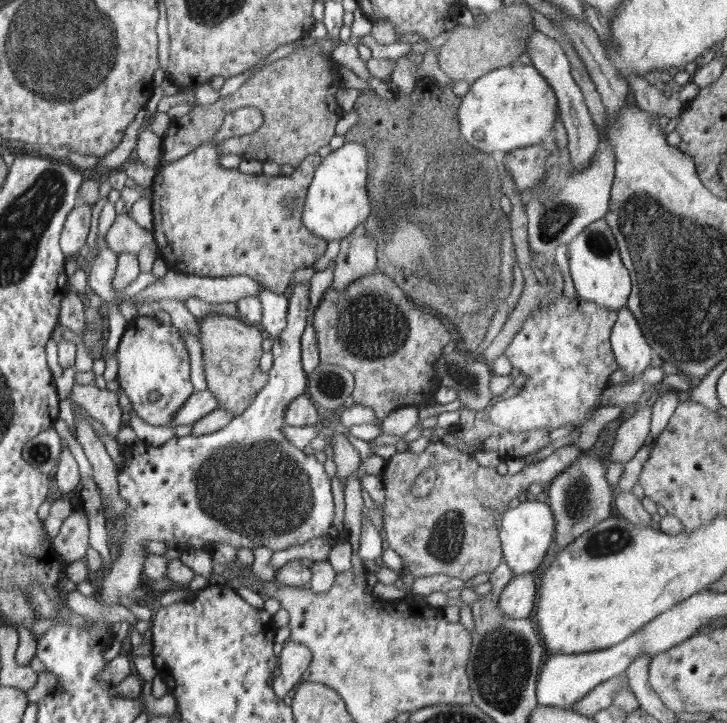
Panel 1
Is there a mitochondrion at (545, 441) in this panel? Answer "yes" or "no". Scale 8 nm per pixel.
no

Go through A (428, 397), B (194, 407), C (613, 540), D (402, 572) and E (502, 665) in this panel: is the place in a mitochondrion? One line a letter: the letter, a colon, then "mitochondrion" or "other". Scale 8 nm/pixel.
A: other
B: other
C: mitochondrion
D: other
E: mitochondrion

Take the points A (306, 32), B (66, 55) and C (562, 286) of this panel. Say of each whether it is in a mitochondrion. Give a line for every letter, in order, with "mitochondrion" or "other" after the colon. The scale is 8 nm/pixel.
A: other
B: mitochondrion
C: other

